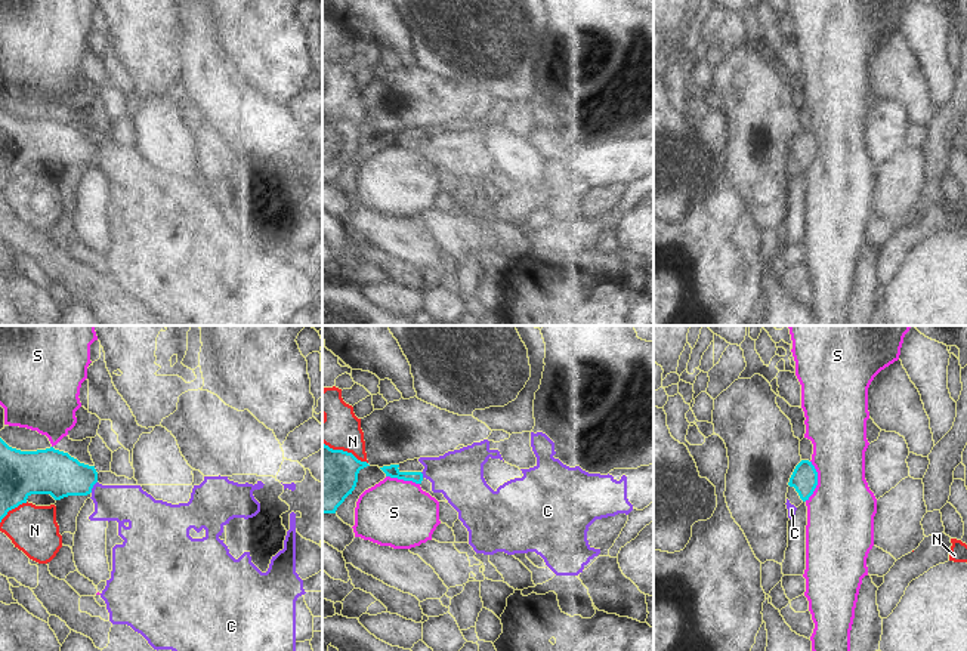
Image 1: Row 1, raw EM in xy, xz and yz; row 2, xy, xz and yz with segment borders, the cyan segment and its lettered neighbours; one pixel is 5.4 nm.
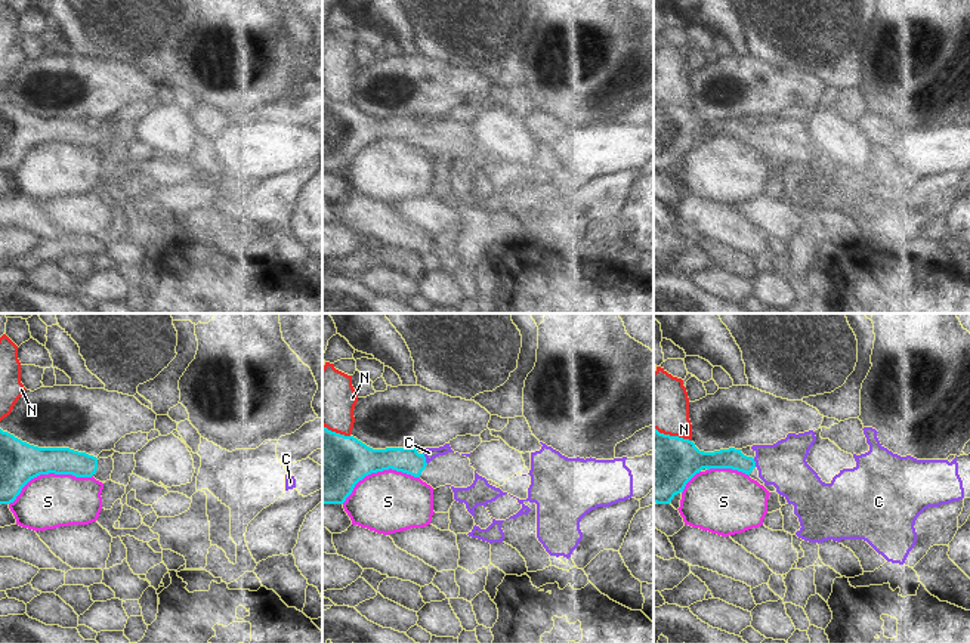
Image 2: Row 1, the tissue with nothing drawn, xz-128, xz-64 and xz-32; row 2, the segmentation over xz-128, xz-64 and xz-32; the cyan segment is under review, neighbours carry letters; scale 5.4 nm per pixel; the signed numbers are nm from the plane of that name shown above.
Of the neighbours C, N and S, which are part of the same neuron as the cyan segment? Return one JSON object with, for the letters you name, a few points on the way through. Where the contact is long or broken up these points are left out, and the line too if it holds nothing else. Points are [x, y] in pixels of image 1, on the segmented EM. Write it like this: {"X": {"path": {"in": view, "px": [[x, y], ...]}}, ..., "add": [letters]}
{"C": {"path": {"in": "xy", "px": [[49, 471], [83, 480], [92, 487], [111, 502], [123, 503]]}}, "add": ["C"]}

